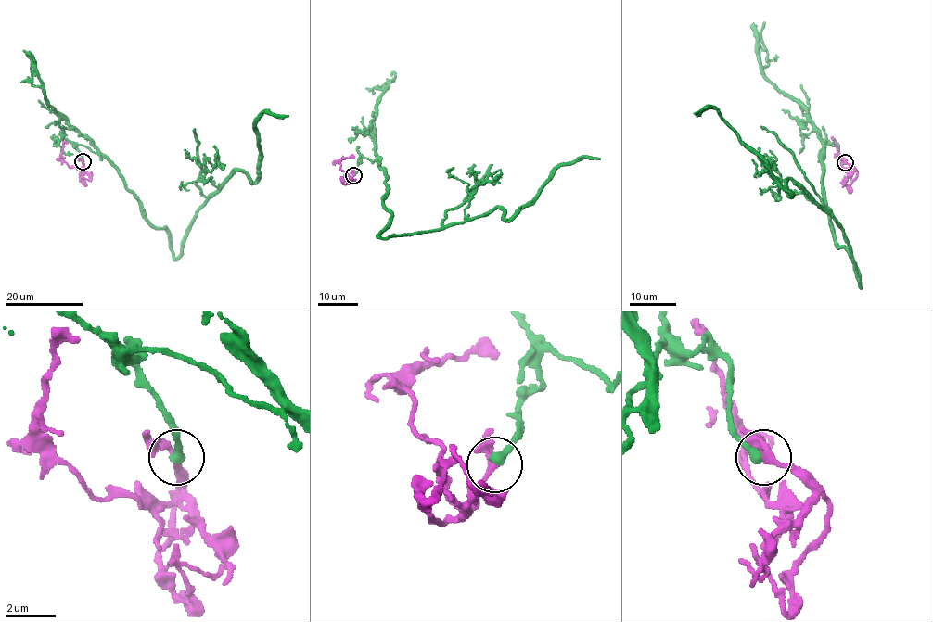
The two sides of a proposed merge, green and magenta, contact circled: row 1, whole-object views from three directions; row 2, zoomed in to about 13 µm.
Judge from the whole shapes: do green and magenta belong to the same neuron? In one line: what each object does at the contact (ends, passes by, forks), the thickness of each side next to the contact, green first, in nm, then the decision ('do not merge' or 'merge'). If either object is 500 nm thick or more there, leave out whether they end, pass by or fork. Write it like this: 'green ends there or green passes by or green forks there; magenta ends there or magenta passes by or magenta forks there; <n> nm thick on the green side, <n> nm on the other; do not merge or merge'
green ends there; magenta passes by; 360 nm thick on the green side, 240 nm on the other; merge

